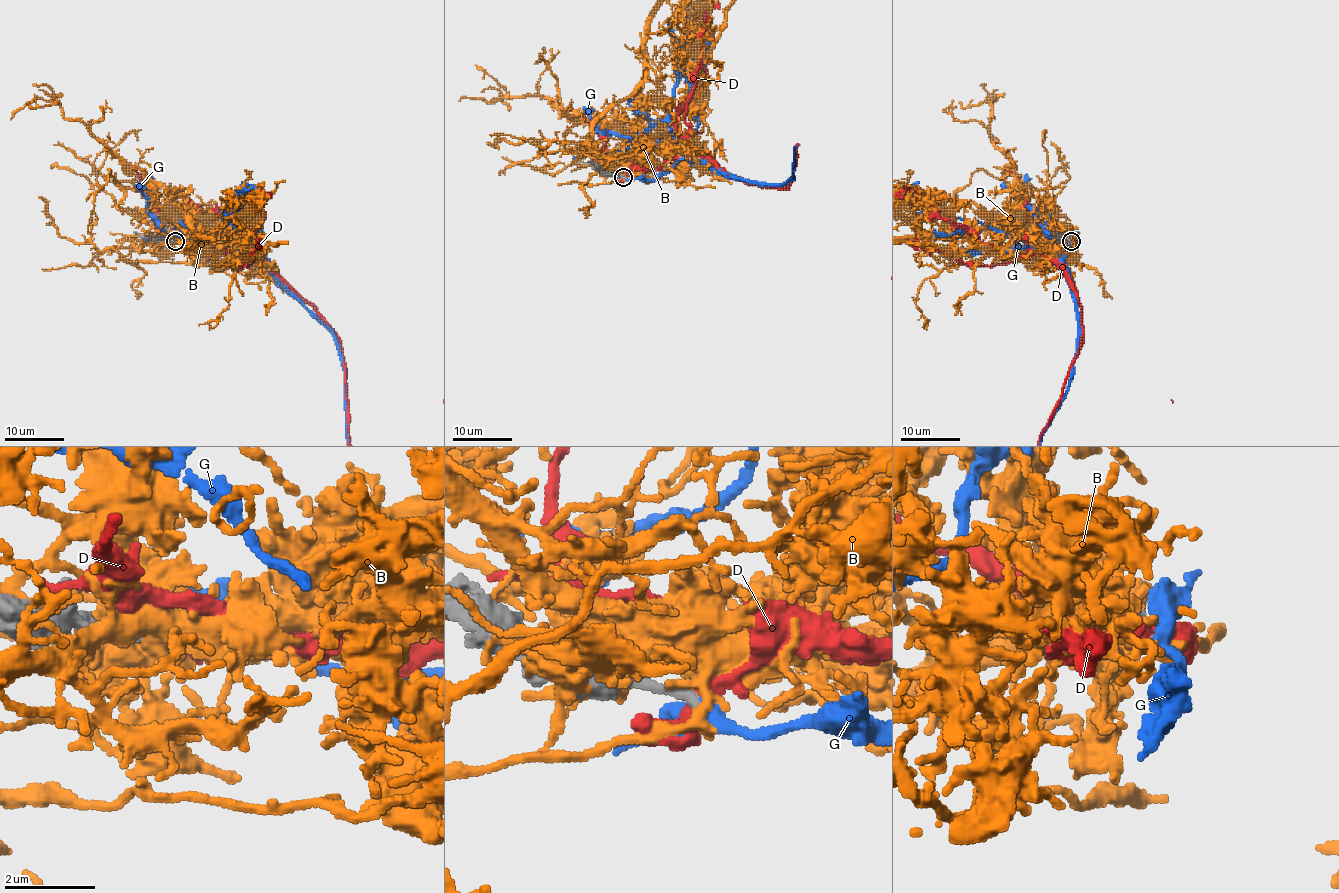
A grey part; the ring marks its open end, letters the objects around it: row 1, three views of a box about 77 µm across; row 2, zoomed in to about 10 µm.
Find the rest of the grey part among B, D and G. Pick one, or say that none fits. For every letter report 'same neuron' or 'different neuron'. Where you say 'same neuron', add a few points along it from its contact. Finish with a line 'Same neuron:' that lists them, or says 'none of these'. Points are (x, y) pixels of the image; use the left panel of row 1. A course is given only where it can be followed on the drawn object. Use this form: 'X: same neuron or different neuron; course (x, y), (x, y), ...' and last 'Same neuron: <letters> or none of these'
B: different neuron
D: different neuron
G: same neuron
Same neuron: G

